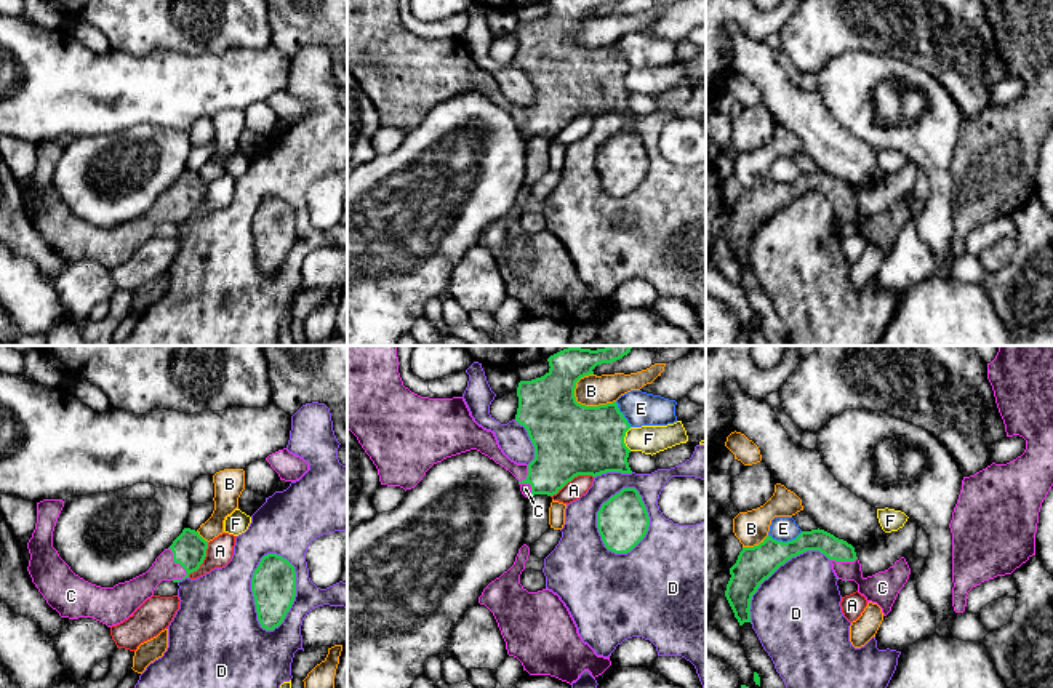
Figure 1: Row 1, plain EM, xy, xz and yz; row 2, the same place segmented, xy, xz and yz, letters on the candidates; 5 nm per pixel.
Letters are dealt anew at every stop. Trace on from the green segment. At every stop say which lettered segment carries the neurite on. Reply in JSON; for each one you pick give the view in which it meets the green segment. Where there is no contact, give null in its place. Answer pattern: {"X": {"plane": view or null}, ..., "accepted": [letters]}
{"C": {"plane": "xy"}, "accepted": ["C"]}

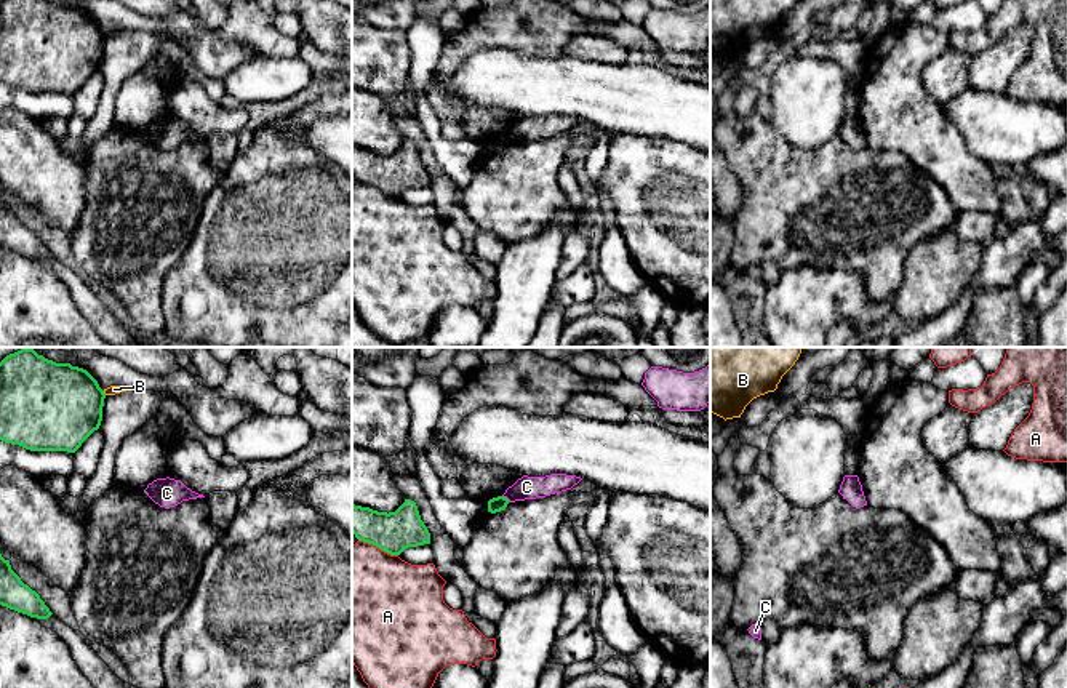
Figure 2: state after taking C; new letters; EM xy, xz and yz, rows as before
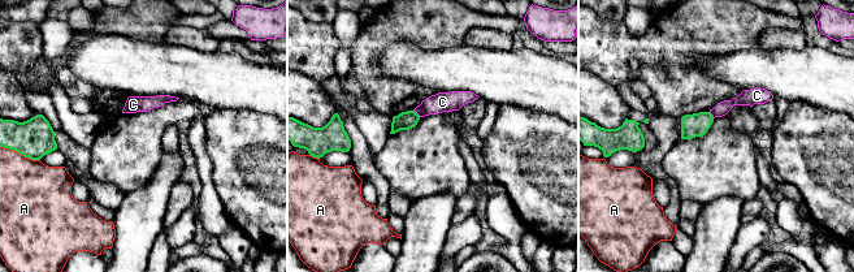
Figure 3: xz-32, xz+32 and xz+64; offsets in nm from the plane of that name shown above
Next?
{"accepted": []}

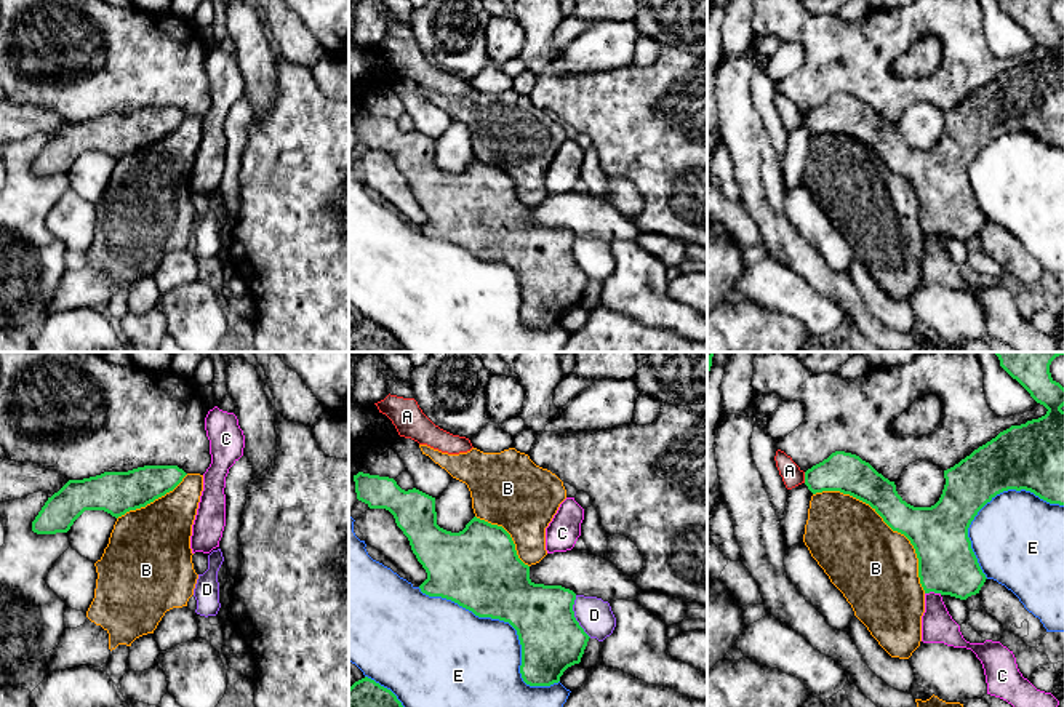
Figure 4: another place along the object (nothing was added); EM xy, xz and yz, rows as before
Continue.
{"B": {"plane": "yz"}, "accepted": ["B"]}

